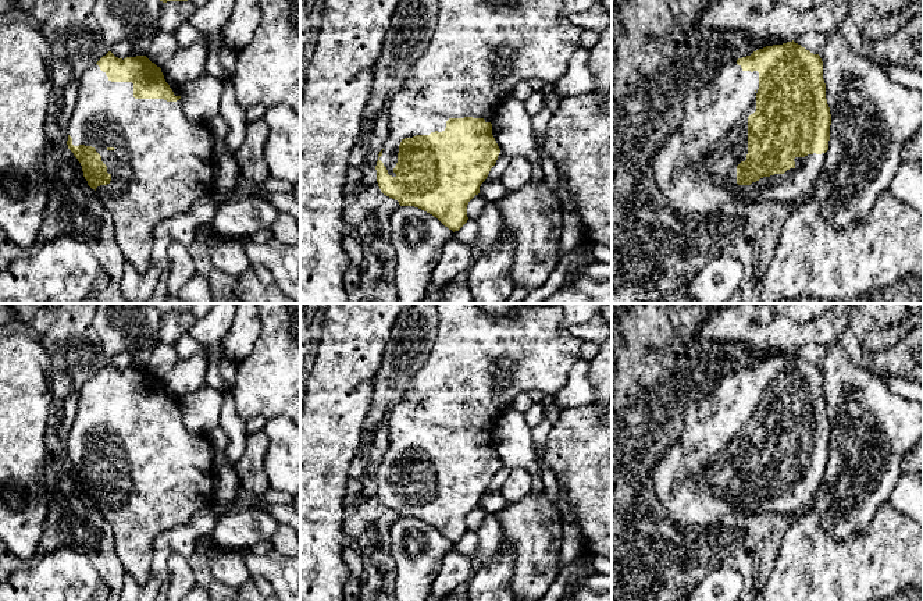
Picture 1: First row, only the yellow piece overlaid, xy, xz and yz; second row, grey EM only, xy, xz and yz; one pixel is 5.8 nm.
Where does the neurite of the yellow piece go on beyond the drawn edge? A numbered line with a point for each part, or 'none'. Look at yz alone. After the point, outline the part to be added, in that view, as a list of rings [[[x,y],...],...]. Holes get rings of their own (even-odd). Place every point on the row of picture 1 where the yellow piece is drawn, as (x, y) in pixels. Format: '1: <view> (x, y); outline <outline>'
1: yz (695, 169); outline [[[737,61],[724,64],[713,79],[699,90],[683,97],[683,124],[655,150],[652,170],[659,191],[664,195],[667,206],[681,217],[713,214],[727,202],[777,202],[794,207],[815,196],[816,179],[823,168],[826,153],[795,157],[795,167],[784,174],[763,177],[751,185],[737,184],[737,166],[746,160],[748,154],[748,117],[756,111],[756,93],[759,89],[759,72],[744,71]]]

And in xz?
1: xz (456, 77); outline [[[438,0],[438,6],[436,26],[427,50],[413,63],[405,83],[389,102],[389,131],[379,160],[392,177],[396,177],[393,168],[405,138],[442,132],[449,118],[484,118],[492,124],[496,110],[512,97],[517,82],[538,78],[553,85],[567,72],[571,57],[580,49],[584,29],[560,17],[564,0],[514,0],[513,6],[487,0]],[[498,58],[510,60],[509,72],[499,71],[495,64]]]

